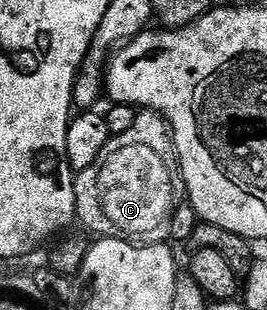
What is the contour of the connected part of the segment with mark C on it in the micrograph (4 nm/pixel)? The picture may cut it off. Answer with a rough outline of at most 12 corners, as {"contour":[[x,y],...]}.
{"contour":[[139,112],[74,178],[98,237],[150,239],[180,204],[166,118]]}

